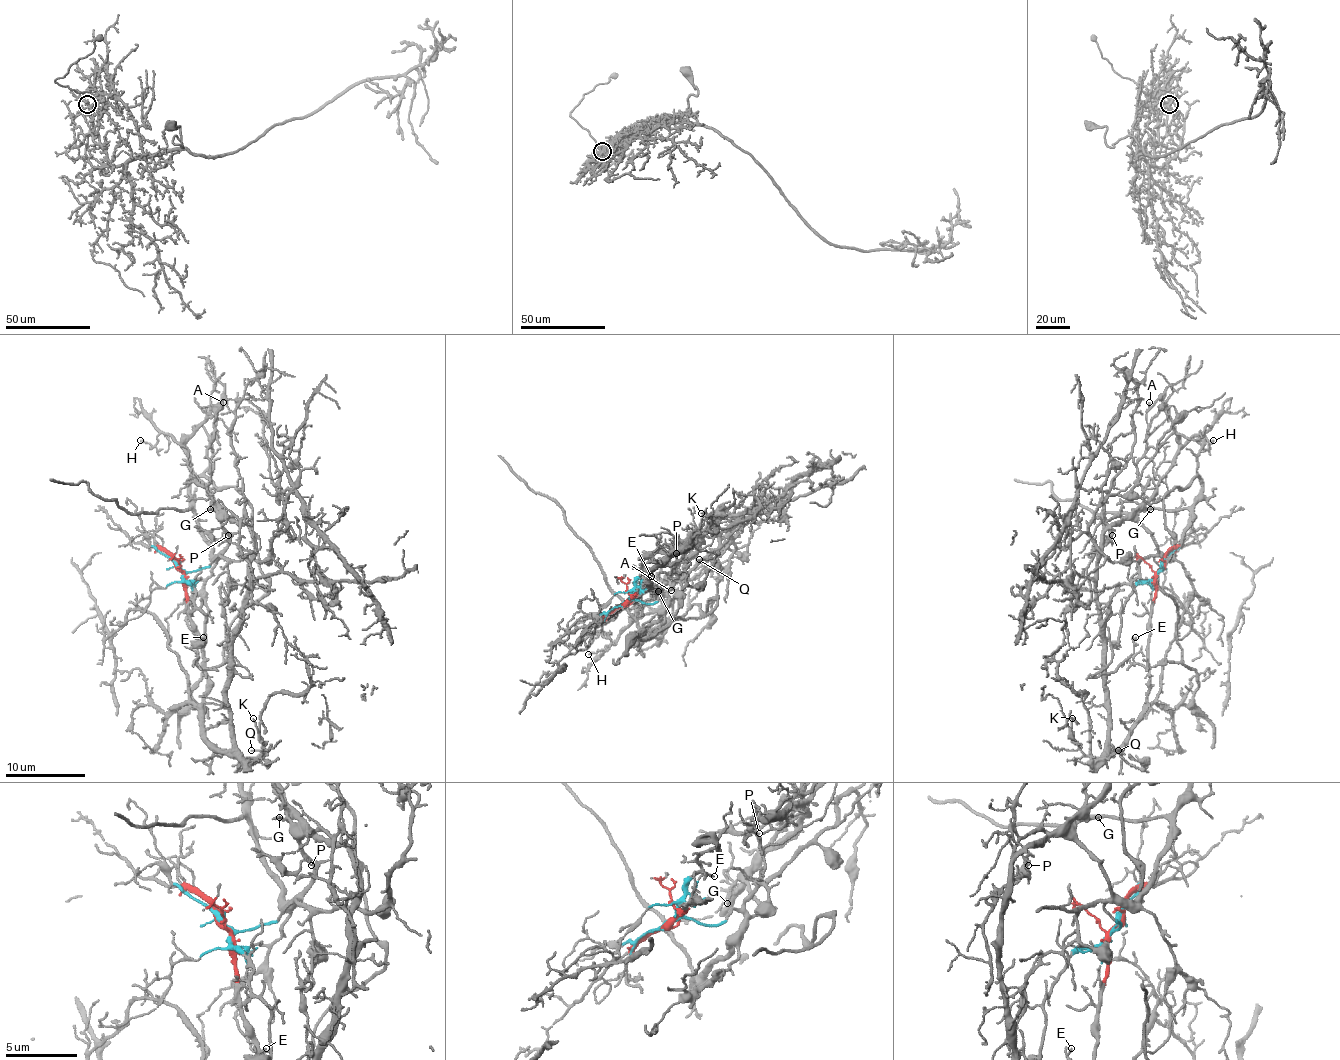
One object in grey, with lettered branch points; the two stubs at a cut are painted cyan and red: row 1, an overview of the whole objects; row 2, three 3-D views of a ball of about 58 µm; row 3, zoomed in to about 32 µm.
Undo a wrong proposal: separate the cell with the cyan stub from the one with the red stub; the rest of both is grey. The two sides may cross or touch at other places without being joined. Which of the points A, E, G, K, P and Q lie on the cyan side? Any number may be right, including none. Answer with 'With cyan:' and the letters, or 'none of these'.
With cyan: A, G, P

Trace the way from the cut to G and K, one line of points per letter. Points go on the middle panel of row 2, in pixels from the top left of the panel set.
G: (626, 602), (640, 600), (653, 604), (661, 596), (675, 596), (677, 592), (665, 578), (657, 592)
K: (626, 602), (638, 592), (655, 590), (651, 572), (705, 516), (709, 524), (711, 518), (701, 512)

